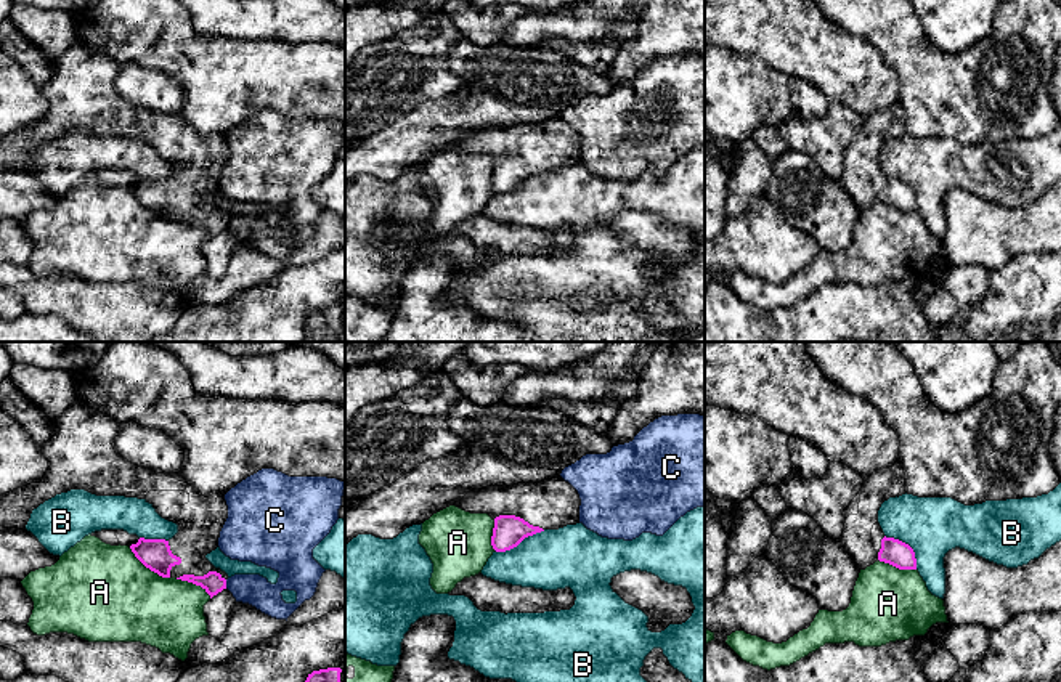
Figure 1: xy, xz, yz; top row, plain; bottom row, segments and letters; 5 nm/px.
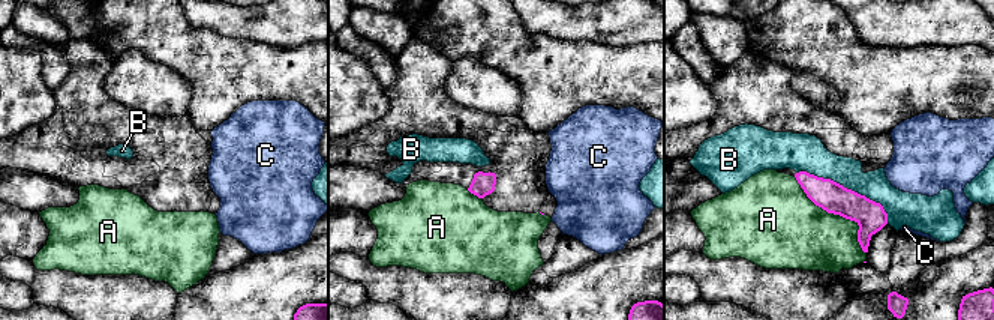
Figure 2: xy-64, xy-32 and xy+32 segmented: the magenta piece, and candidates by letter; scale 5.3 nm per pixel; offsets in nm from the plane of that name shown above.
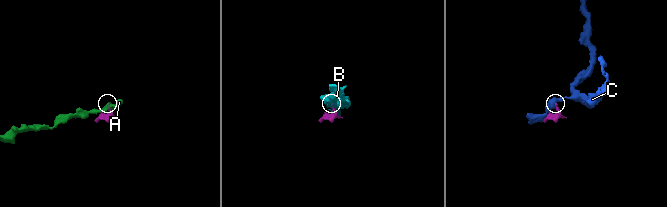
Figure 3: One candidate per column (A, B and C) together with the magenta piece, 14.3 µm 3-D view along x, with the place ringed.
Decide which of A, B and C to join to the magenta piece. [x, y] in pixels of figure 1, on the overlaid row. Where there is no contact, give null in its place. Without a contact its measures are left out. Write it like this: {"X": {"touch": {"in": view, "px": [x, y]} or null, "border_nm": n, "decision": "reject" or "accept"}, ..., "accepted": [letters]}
{"A": {"touch": {"in": "xy", "px": [148, 567]}, "border_nm": 260, "decision": "reject"}, "B": {"touch": {"in": "xz", "px": [519, 543]}, "border_nm": 280, "decision": "reject"}, "C": {"touch": {"in": "xy", "px": [225, 584]}, "border_nm": 50, "decision": "reject"}, "accepted": []}

